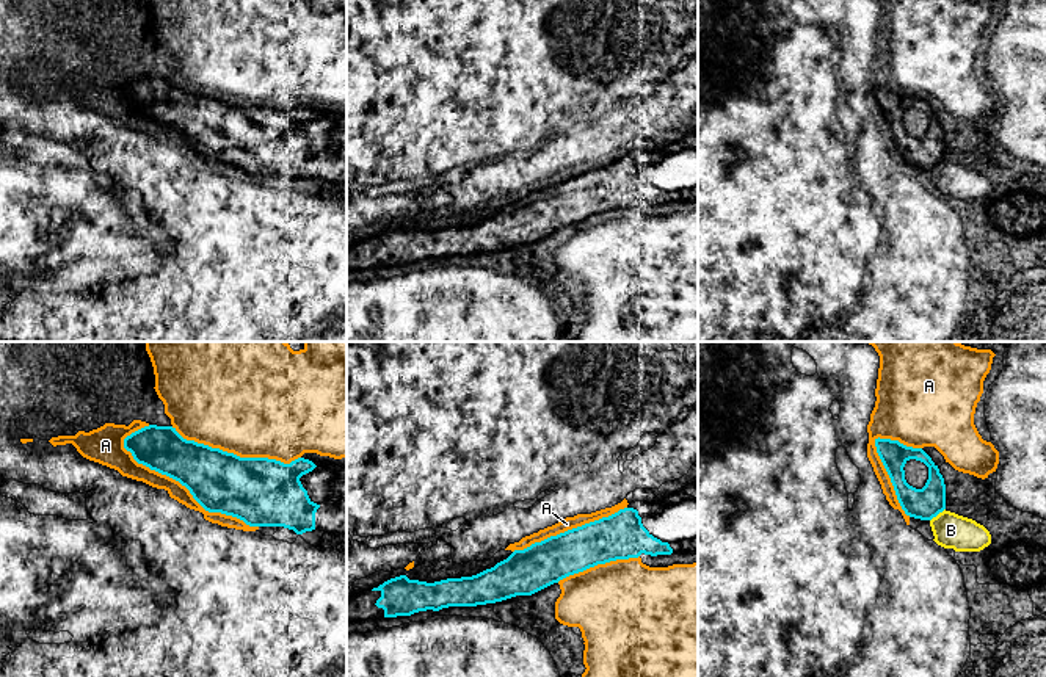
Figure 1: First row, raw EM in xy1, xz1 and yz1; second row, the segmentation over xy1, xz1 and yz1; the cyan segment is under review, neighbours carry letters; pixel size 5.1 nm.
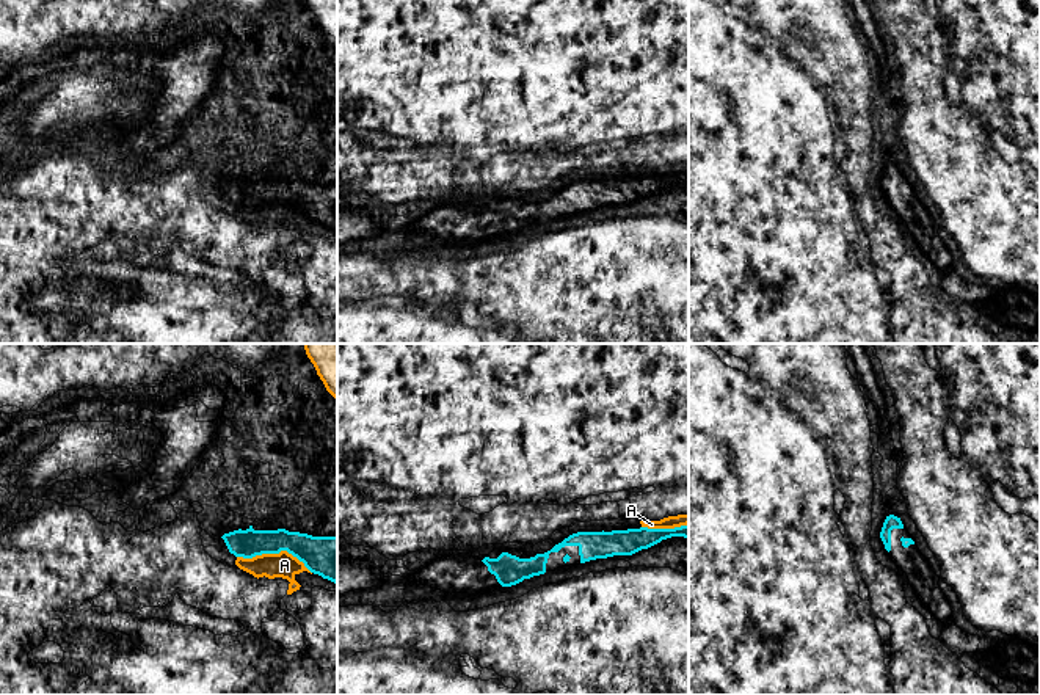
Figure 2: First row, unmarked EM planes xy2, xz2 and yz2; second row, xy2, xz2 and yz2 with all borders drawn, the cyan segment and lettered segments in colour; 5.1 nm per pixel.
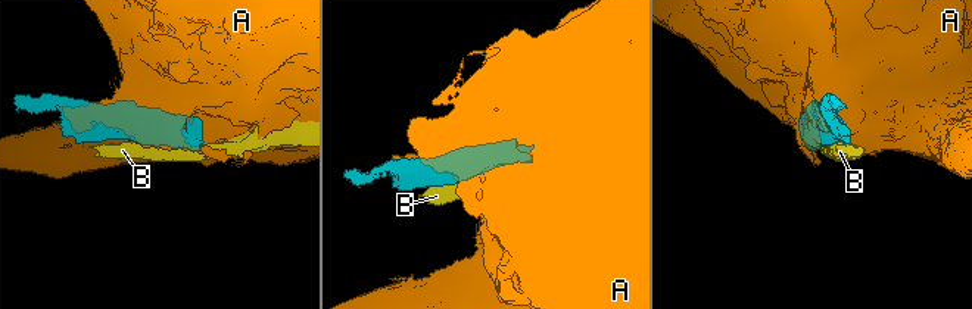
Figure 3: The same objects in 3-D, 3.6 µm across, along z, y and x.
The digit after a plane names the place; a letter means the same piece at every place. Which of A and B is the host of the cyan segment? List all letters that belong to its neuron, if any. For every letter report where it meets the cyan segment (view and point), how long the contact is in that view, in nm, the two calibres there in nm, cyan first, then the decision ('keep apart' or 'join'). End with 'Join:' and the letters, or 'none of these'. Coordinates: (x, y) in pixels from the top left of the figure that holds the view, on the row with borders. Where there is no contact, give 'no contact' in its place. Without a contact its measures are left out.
A: meets cyan in xy1 at (187, 488); contact 850 nm long; 320 nm thick on the cyan side, 90 nm on the other; keep apart
B: meets cyan in yz1 at (937, 514); contact 100 nm long; 160 nm thick on the cyan side, 180 nm on the other; keep apart
Join: none of these

